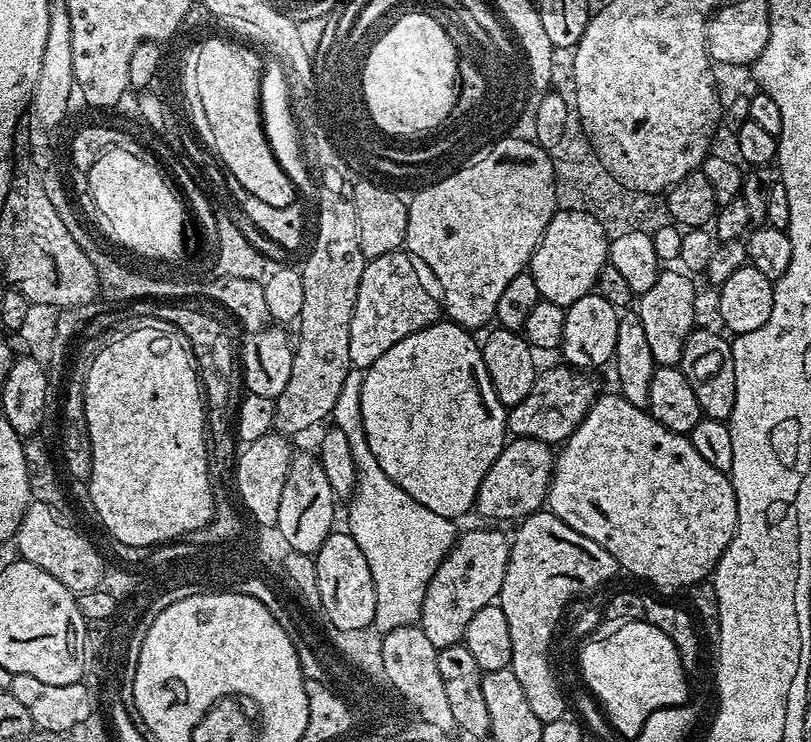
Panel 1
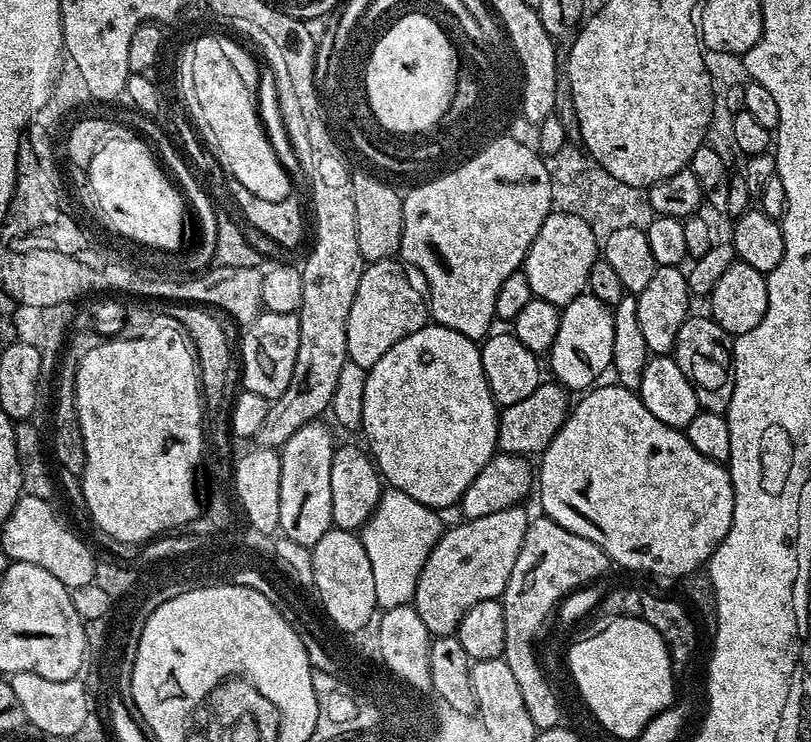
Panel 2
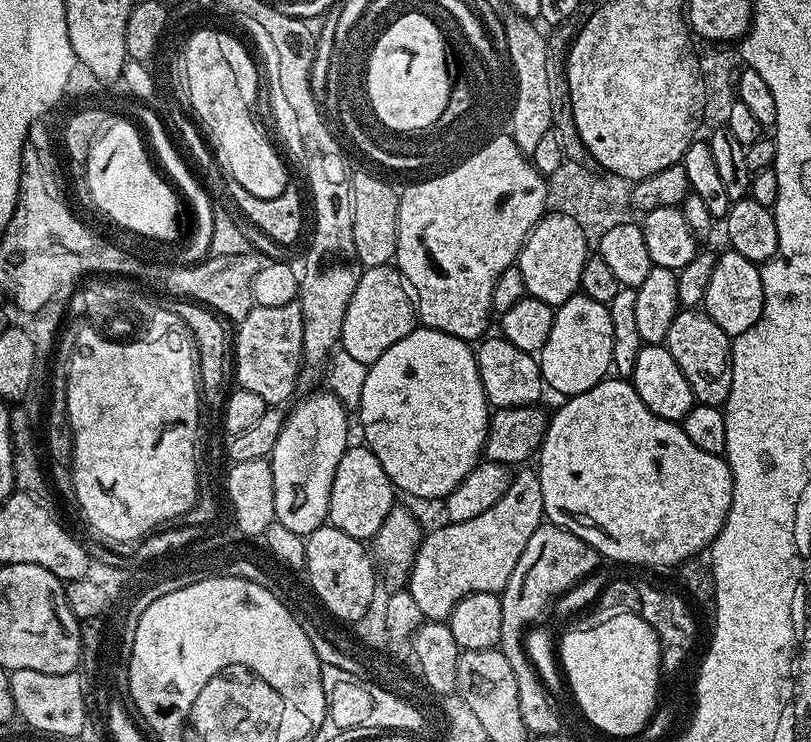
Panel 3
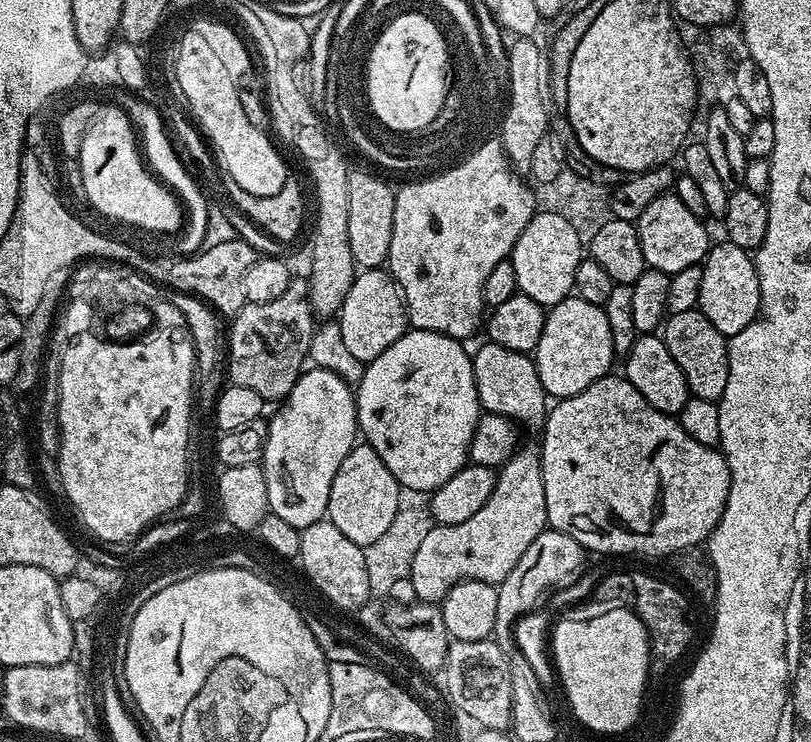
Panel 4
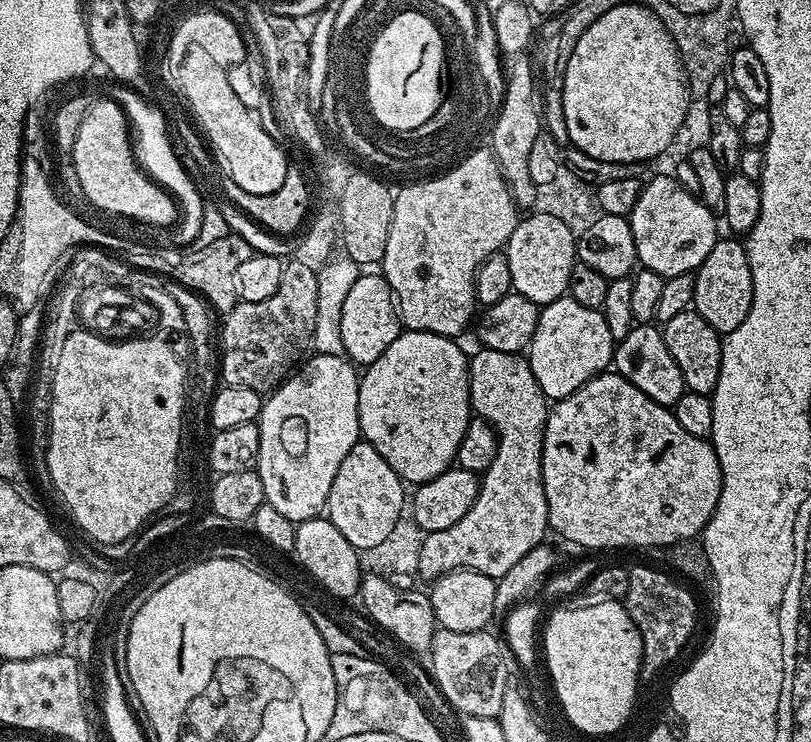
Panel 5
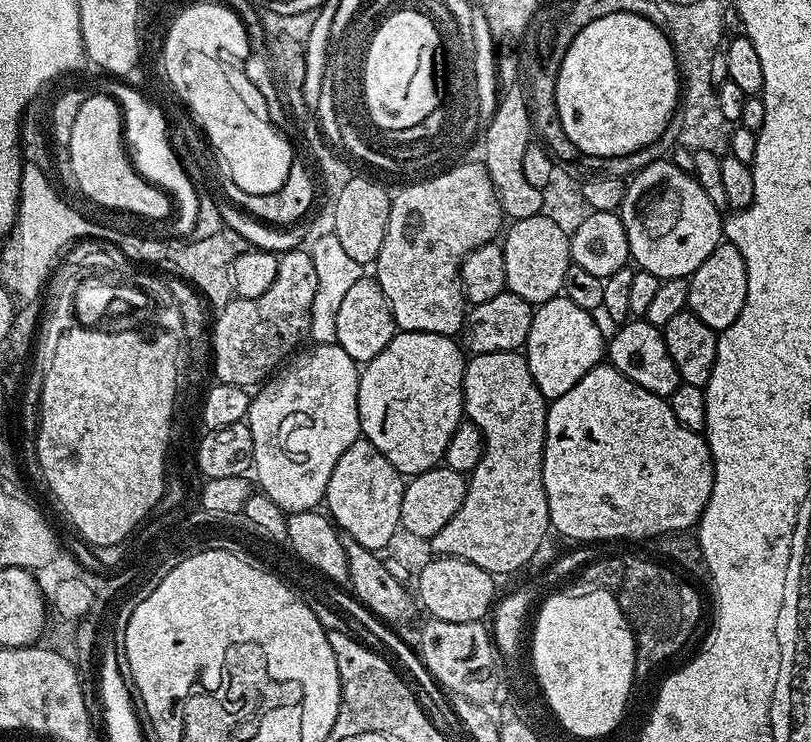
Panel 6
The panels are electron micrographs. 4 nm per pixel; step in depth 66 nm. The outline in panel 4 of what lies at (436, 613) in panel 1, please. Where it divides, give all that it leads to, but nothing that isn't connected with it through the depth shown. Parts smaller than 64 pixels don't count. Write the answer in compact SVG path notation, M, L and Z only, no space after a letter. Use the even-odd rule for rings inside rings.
M539 459L508 460L496 472L496 485L490 498L486 498L486 506L482 506L482 510L477 510L461 524L436 524L433 531L419 544L407 576L414 584L417 601L440 604L451 588L463 580L477 580L499 586L506 578L506 574L510 574L510 570L518 566L518 558L526 554L530 542L534 542L534 538L538 538L538 534L542 534L548 527L546 490L542 482L542 466Z

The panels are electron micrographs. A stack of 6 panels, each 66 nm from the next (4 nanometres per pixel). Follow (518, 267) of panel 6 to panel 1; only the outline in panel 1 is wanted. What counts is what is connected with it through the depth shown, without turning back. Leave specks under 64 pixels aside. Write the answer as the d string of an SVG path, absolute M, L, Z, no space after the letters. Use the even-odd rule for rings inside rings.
M557 210L534 250L530 265L540 298L567 309L569 304L578 302L578 298L589 295L595 289L598 270L608 263L609 243L610 237L598 218L582 210Z

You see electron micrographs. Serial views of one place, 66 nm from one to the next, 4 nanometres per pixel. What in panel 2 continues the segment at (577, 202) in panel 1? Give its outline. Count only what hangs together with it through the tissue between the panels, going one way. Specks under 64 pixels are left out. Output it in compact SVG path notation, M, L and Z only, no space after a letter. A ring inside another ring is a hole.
M566 146L550 157L553 205L559 211L578 214L600 238L627 228L647 229L654 215L647 195L639 188L626 186L626 182L618 182L583 147L572 147Z

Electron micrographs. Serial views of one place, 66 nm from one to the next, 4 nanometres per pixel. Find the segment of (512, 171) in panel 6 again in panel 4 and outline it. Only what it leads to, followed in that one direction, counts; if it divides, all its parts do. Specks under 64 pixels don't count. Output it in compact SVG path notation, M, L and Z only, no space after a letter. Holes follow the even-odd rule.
M516 38L507 49L508 88L507 107L499 123L498 139L508 155L515 172L527 174L538 141L550 130L548 124L554 116L551 90L551 70L545 49L540 49L535 39Z

